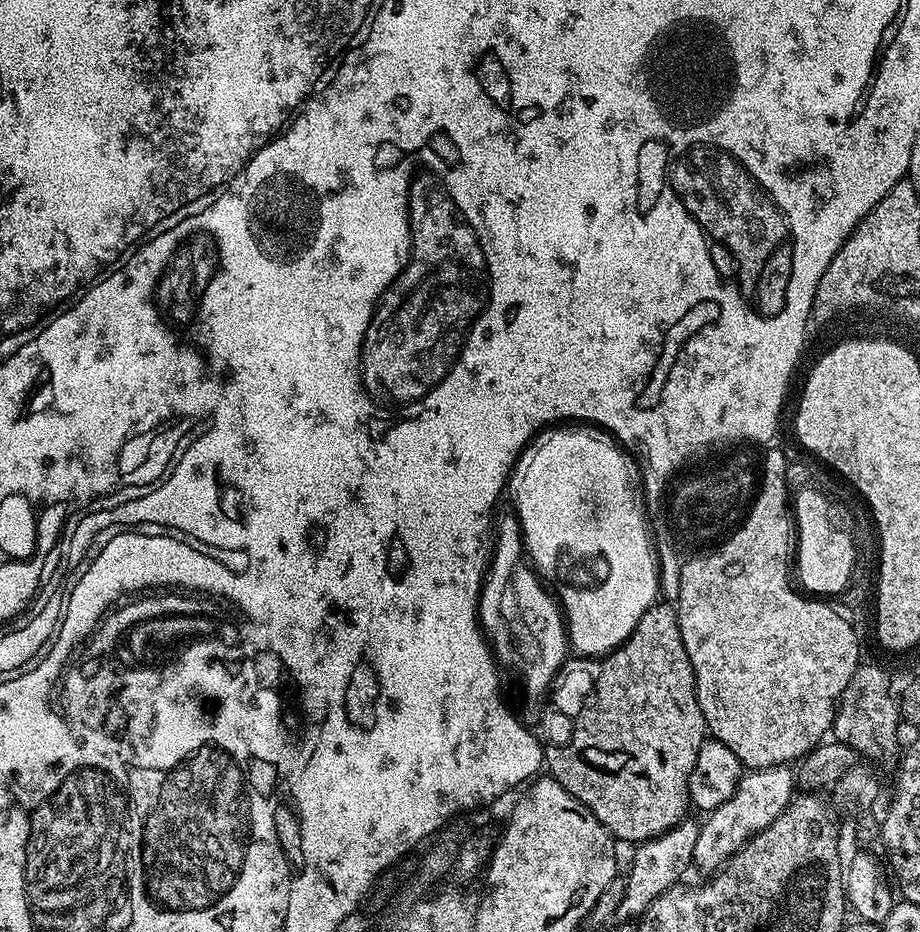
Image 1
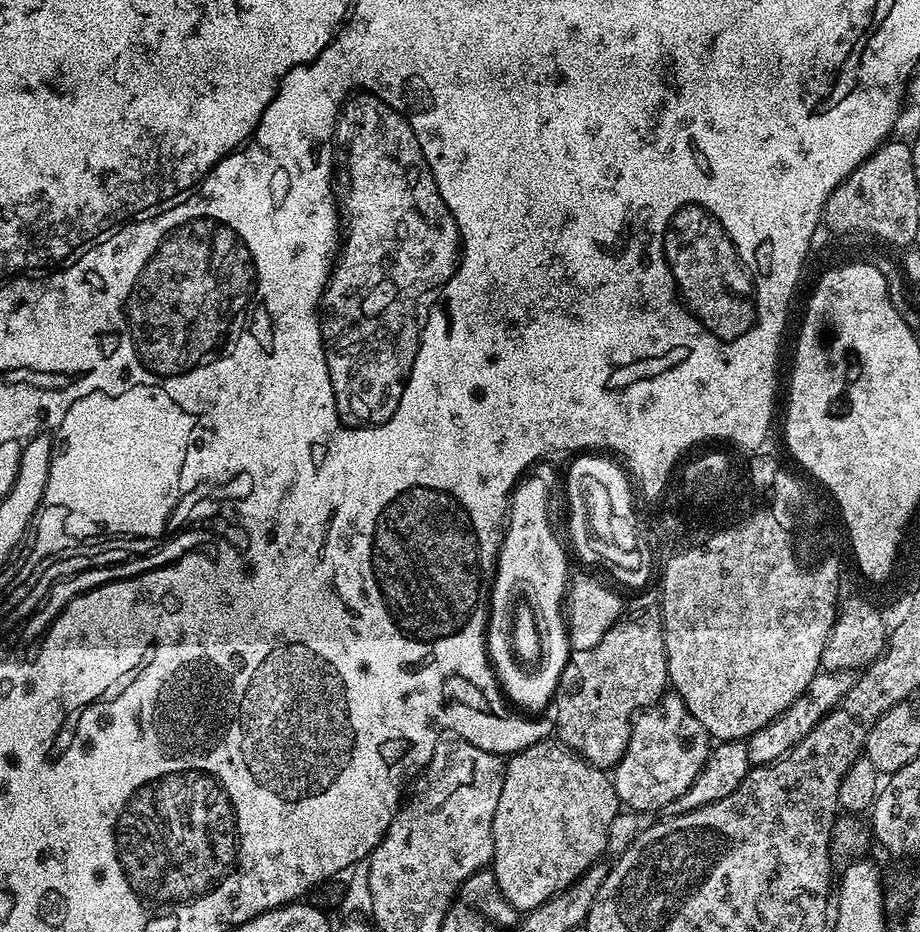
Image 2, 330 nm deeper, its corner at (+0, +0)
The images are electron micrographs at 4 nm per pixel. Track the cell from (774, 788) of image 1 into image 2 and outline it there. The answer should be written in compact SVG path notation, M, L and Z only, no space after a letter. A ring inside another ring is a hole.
M823 670L817 672L810 686L806 686L803 694L790 707L782 714L778 714L778 718L762 726L762 730L748 737L746 743L749 765L773 764L775 760L783 760L787 752L794 750L794 746L798 746L798 742L802 742L802 738L806 738L806 734L810 734L814 726L818 726L818 722L822 722L827 712L834 710L834 706L838 706L840 699L848 693L848 687L851 686L853 679L852 672L825 672Z

